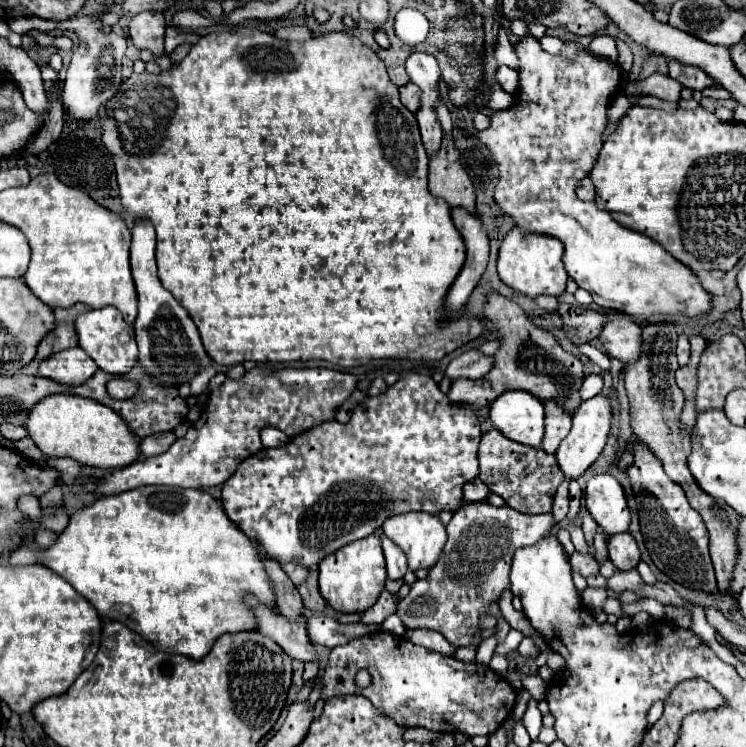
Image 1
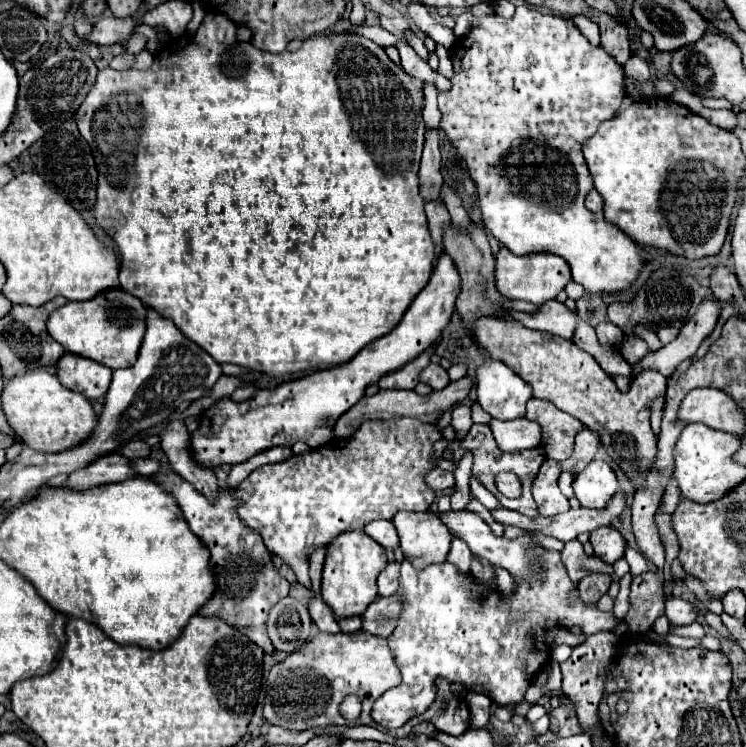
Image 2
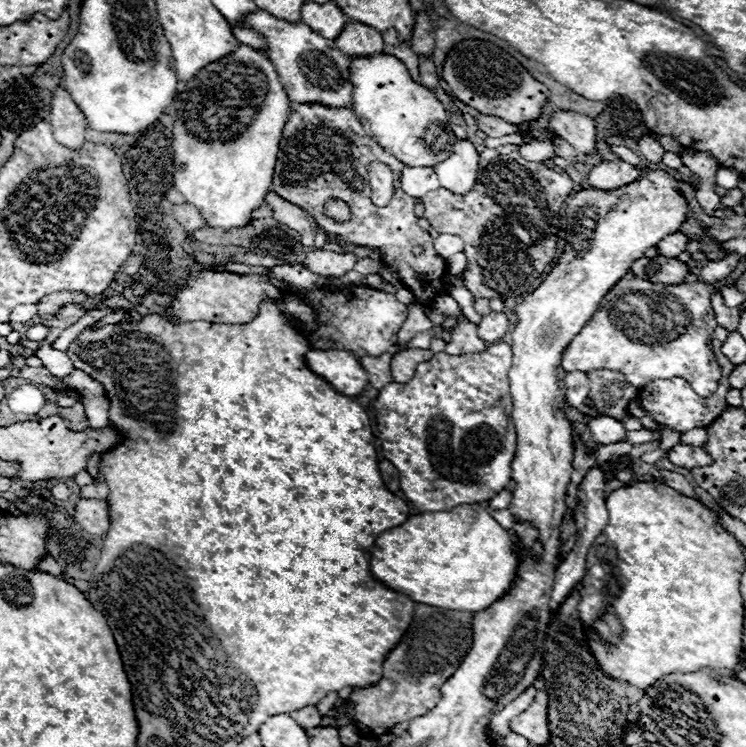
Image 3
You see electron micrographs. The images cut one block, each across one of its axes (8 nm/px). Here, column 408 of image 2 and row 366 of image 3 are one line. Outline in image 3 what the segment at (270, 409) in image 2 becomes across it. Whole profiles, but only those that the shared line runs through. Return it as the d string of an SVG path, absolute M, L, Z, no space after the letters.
M308 350L304 358L314 374L344 396L356 396L368 386L368 374L348 350Z

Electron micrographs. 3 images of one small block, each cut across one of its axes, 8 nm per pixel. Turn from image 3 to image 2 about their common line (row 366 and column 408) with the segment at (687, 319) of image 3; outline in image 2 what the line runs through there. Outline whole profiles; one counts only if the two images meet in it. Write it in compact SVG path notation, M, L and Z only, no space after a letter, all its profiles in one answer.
M548 550L544 552L546 570L540 574L544 582L526 580L516 584L510 596L500 596L490 586L478 582L470 574L462 574L454 564L442 562L428 566L424 570L416 570L410 562L402 562L402 576L398 592L404 596L404 612L398 618L398 626L394 634L388 636L390 650L396 656L396 662L402 670L402 684L382 694L372 706L372 718L376 724L388 730L396 730L404 726L410 718L422 714L436 698L436 678L448 678L450 682L462 684L466 690L482 684L486 694L492 698L494 704L500 706L516 706L524 700L528 686L534 682L534 676L548 664L550 648L546 644L546 632L554 626L580 626L584 634L596 634L600 630L614 630L618 620L612 612L600 612L596 606L584 606L582 602L570 604L568 594L576 588L570 582L566 568L562 566L560 552Z

